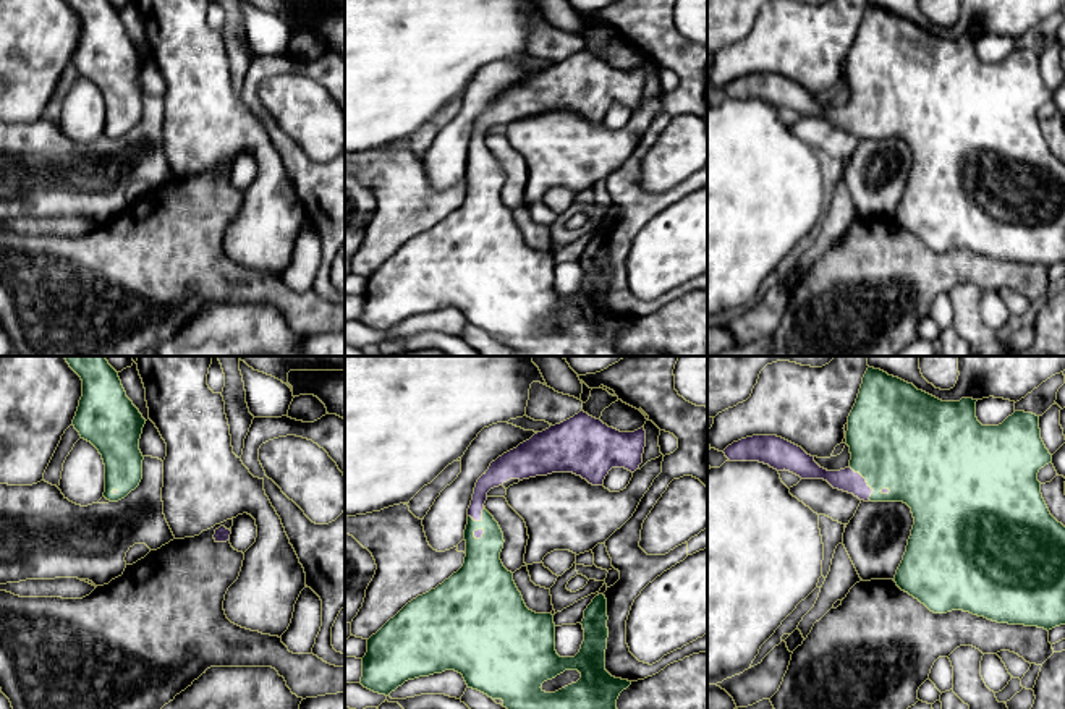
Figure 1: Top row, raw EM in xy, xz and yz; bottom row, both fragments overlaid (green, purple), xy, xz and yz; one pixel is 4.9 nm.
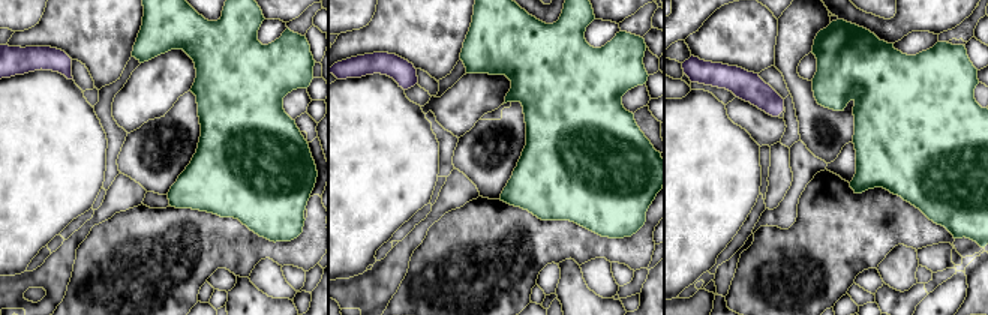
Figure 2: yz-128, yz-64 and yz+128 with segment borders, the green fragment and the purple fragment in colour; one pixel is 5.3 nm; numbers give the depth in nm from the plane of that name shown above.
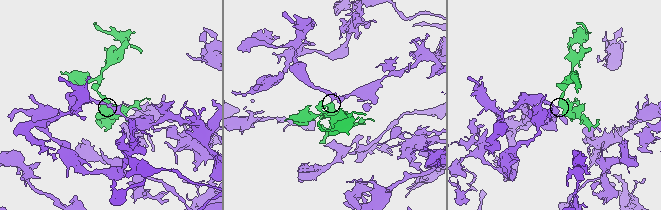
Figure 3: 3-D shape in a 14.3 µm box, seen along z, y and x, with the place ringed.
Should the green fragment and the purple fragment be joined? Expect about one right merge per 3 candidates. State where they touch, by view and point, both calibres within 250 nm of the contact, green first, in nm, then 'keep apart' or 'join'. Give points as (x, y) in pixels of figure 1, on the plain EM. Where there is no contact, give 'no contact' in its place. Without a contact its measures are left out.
contact yz (866, 118); calibres 480 and 110 nm; join

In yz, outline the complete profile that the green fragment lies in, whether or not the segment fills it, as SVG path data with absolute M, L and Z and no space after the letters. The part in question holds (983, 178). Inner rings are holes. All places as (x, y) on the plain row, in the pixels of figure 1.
M868 5L856 40L848 53L846 83L850 84L851 91L848 105L840 108L827 108L821 105L814 99L814 94L808 92L801 84L777 73L746 74L728 83L723 91L730 99L759 99L777 108L790 108L801 117L824 117L834 126L853 131L864 139L906 141L911 146L914 162L908 176L906 189L893 217L902 228L918 236L934 251L963 248L997 261L1037 264L1049 269L1055 264L1065 262L1065 163L1050 152L1041 131L1041 120L1037 118L1039 107L1052 100L1052 92L1041 76L1039 53L1033 50L1015 49L999 63L982 63L976 55L976 39L978 37L973 36L942 39L923 28L918 28L913 21L889 13L880 6Z

